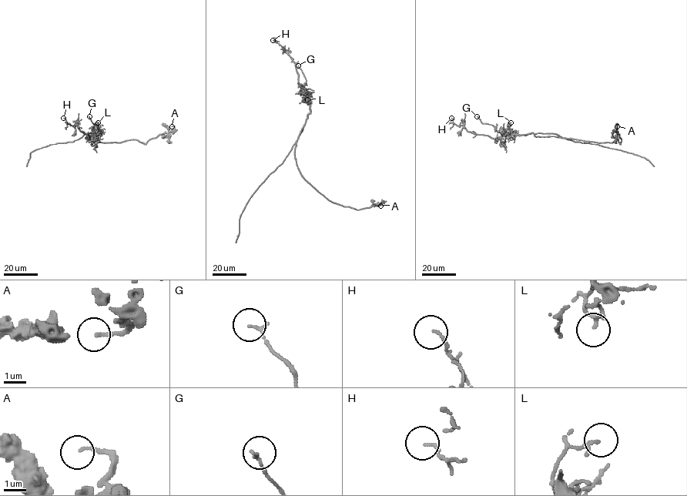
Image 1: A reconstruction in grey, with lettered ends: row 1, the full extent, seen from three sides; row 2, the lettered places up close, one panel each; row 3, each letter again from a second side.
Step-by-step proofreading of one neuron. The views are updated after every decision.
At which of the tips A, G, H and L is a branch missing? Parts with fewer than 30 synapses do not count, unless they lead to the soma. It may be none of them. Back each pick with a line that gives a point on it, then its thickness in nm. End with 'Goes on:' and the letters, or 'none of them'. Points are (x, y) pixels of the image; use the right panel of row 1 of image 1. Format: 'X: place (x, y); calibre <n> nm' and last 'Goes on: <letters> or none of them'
Goes on: none of them

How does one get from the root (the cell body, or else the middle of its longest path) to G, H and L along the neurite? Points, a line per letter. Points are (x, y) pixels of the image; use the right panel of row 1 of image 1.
G: (539, 136), (532, 133), (503, 134), (492, 125), (483, 123), (477, 116)
H: (539, 136), (531, 133), (492, 139), (469, 132), (463, 125), (454, 123), (451, 118)
L: (539, 136), (532, 133), (512, 135), (507, 125), (511, 122)

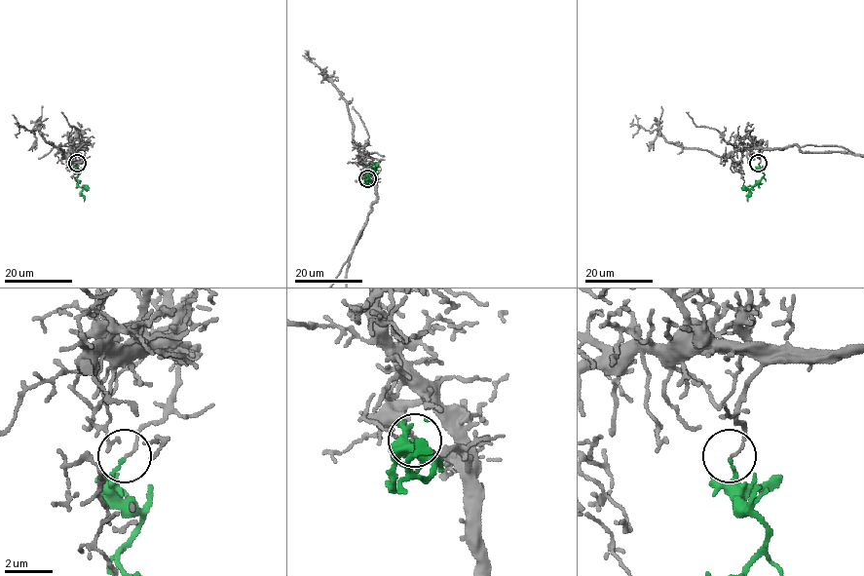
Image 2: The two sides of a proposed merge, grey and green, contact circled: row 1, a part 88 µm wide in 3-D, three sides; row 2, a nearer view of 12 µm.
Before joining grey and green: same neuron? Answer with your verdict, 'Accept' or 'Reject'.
Reject

